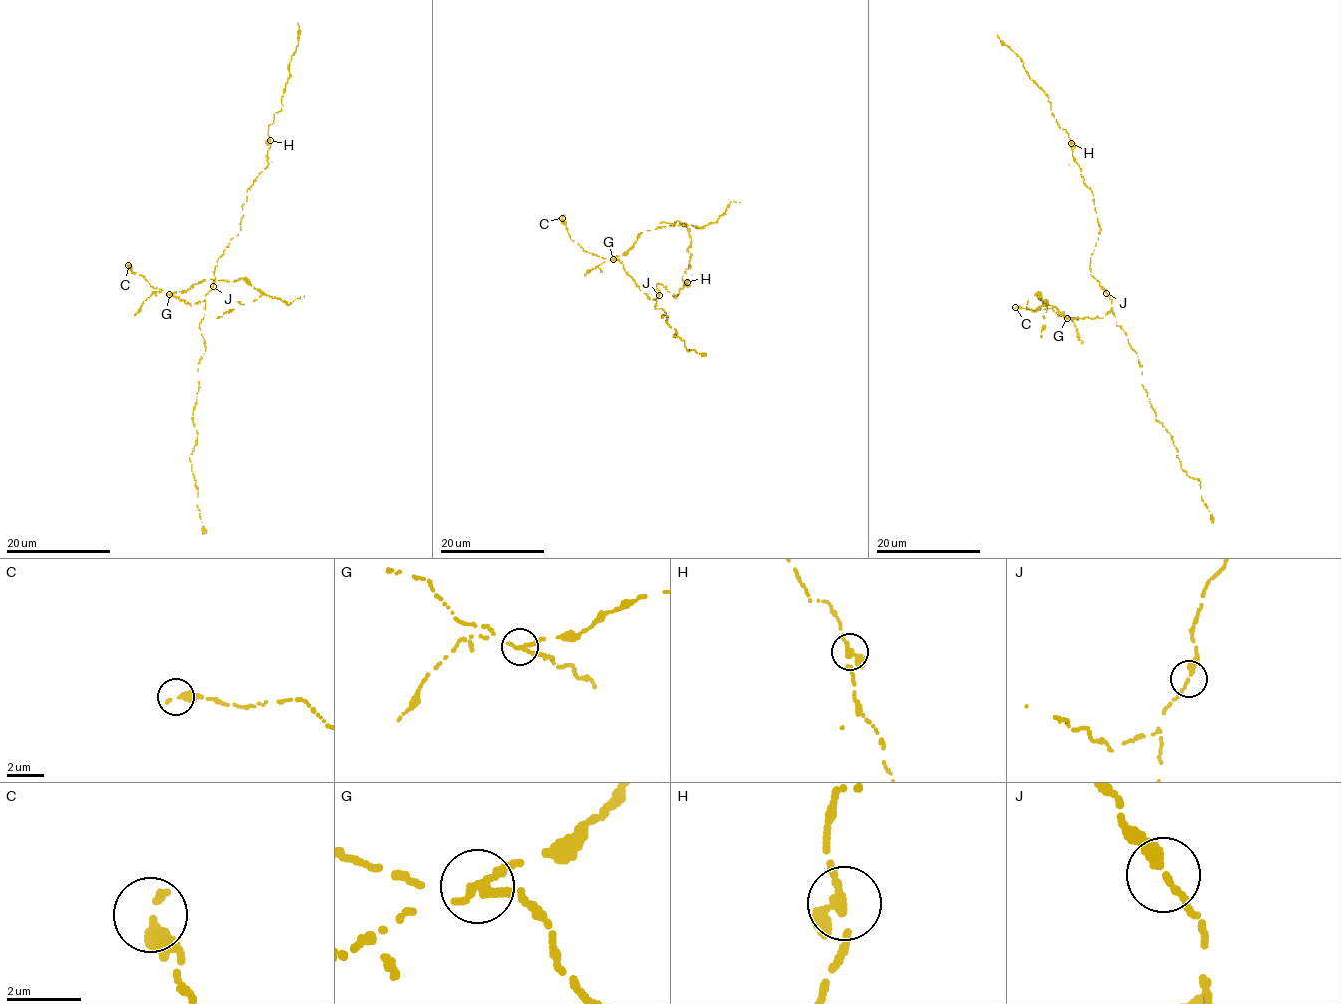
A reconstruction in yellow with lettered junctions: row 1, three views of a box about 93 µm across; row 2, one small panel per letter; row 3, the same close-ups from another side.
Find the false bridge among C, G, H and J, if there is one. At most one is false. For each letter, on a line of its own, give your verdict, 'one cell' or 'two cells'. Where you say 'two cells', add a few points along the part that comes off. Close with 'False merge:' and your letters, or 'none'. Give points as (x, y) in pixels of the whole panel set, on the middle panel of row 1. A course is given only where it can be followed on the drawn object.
C: one cell
G: two cells; course (613, 259), (624, 255), (647, 230), (678, 221), (704, 228), (716, 221), (731, 201), (739, 202)
H: one cell
J: one cell
False merge: G

